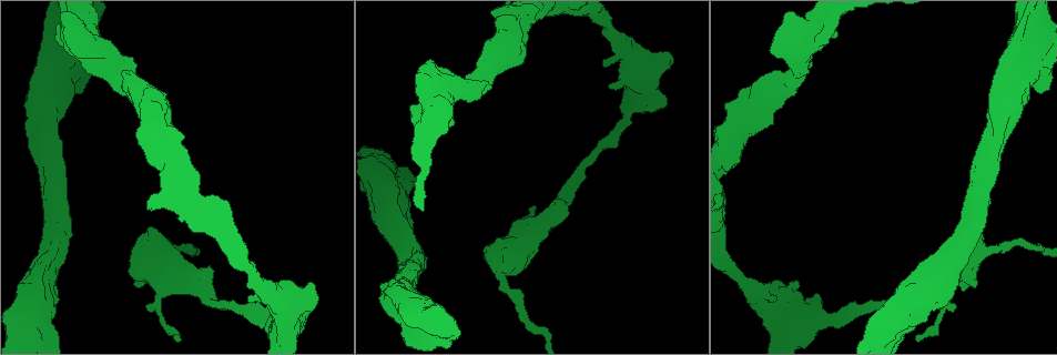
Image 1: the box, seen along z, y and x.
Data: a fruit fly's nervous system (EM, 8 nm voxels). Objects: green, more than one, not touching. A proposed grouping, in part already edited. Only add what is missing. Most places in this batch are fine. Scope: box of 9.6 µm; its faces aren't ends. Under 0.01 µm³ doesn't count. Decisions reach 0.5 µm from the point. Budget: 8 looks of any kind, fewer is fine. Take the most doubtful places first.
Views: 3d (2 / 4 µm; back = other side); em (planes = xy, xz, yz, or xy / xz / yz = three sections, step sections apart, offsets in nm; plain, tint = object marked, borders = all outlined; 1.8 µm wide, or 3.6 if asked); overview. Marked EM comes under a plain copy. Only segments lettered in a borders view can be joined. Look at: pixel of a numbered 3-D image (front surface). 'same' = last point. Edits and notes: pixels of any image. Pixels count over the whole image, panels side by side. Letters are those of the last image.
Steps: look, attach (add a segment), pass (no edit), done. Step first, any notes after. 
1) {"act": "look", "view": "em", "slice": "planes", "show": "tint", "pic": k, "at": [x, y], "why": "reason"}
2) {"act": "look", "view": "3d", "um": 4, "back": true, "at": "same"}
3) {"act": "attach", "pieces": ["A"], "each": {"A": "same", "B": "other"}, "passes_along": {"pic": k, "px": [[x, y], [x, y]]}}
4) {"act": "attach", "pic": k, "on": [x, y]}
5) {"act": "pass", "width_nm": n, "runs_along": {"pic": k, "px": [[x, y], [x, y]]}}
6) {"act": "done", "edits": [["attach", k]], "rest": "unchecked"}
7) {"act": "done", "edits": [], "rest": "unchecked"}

{"act": "look", "view": "em", "slice": "planes", "show": "tint", "pic": 1, "at": [797, 283], "why": "branch stops here"}

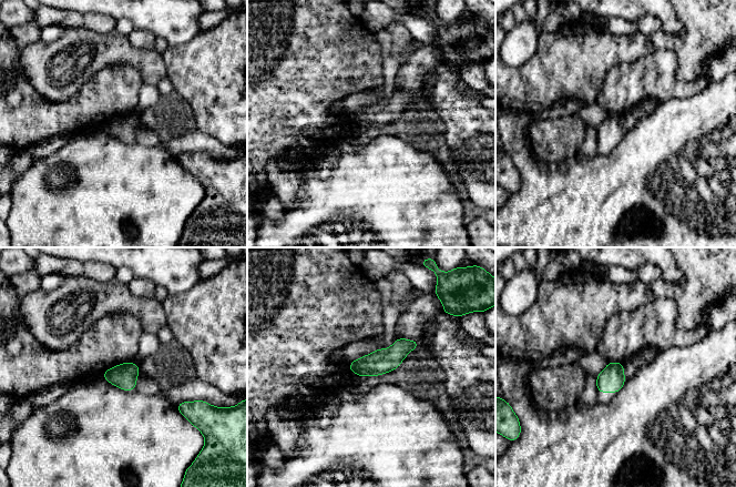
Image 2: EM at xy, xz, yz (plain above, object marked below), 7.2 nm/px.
{"act": "look", "view": "em", "slice": "planes", "show": "borders", "at": "same", "why": "see the neighbours"}

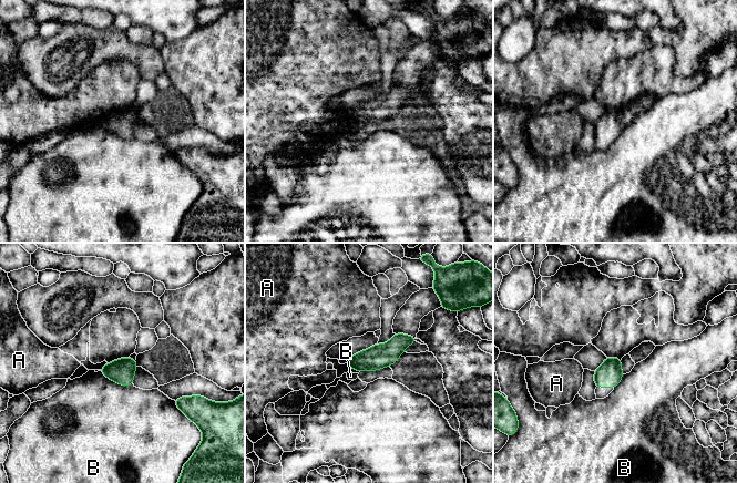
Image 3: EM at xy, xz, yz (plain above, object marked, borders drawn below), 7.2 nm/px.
{"act": "pass", "width_nm": 180, "longest_contact_nm": ["B", 280], "each": {"A": "other", "B": "other"}, "found": "no lettered segment goes on from it"}

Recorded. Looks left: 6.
{"act": "look", "view": "em", "um": 3.6, "slice": "planes", "show": "borders", "pic": 1, "at": [789, 44], "why": "thick turns thin"}

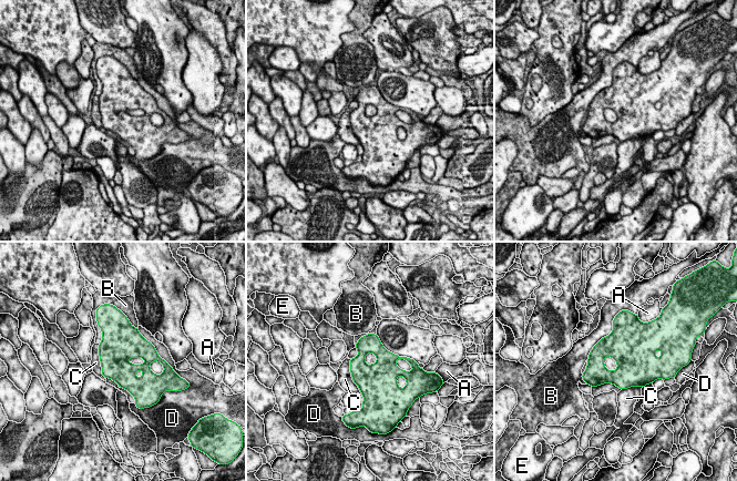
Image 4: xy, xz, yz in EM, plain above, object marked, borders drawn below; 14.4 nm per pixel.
{"act": "pass", "each": {"A": "other", "B": "other", "C": "other", "D": "other", "E": "other"}, "border": {"pic": 4, "px": [[349, 359], [351, 379], [360, 391]]}, "found": "no lettered segment goes on from it"}

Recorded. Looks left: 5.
{"act": "look", "view": "3d", "um": 4, "pic": 1, "at": [1029, 38], "why": "thick turns thin"}

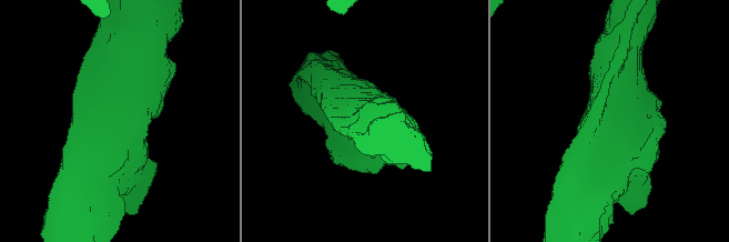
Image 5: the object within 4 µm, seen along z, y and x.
{"act": "look", "view": "em", "um": 3.6, "slice": "yz", "step": 8, "show": "borders", "pic": 5, "at": [616, 124], "why": "need the tissue"}

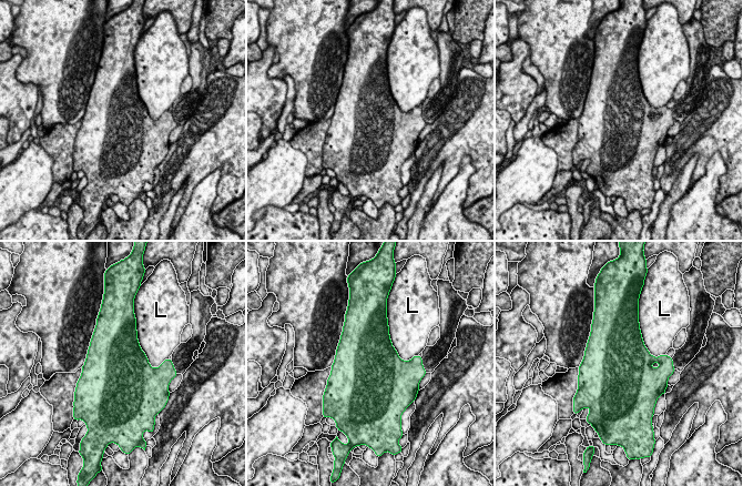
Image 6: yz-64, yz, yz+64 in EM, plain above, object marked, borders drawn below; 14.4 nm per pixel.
{"act": "look", "view": "em", "um": 3.6, "slice": "planes", "show": "borders", "at": "same", "why": "cut it another way"}

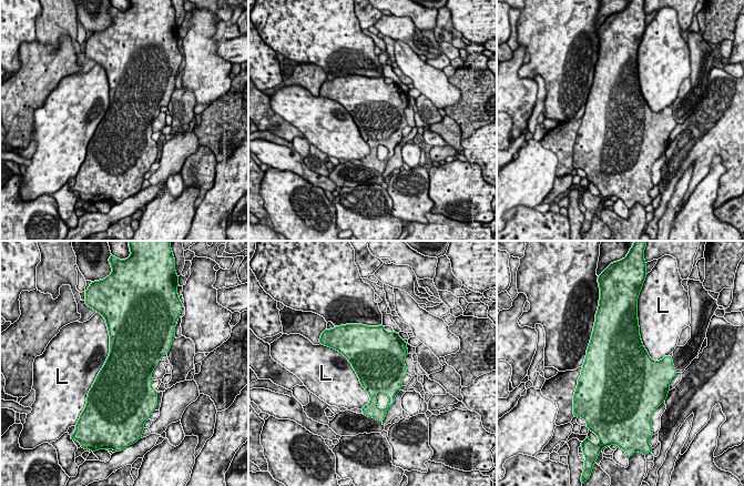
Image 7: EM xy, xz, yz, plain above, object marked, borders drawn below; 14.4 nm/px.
{"act": "pass", "each": {"L": "other"}, "border": {"pic": 7, "px": [[109, 331], [109, 355], [91, 385]]}, "found": "none of them fits"}

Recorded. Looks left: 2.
{"act": "done", "edits": [], "rest": "unchecked"}

